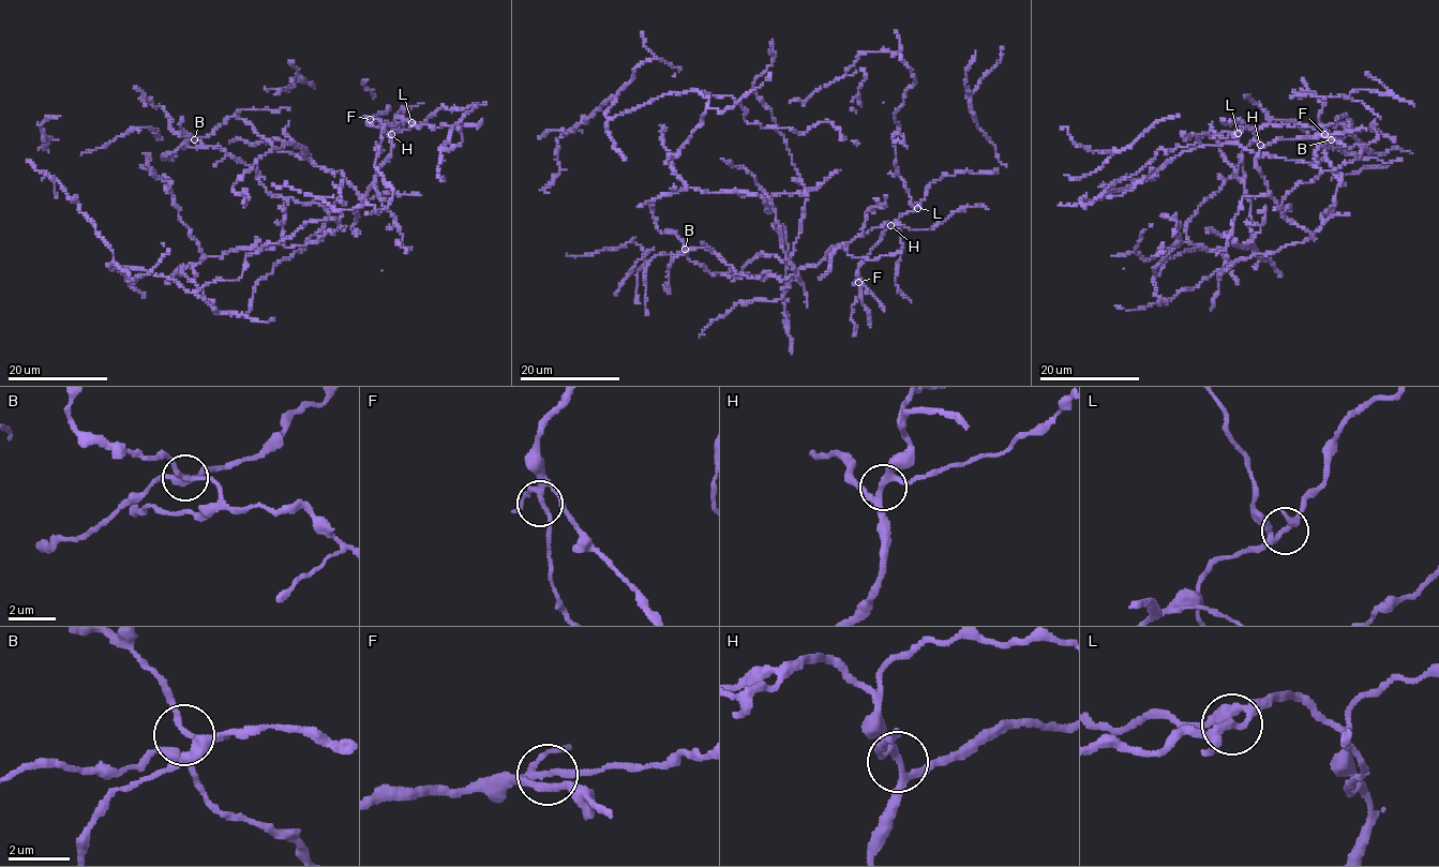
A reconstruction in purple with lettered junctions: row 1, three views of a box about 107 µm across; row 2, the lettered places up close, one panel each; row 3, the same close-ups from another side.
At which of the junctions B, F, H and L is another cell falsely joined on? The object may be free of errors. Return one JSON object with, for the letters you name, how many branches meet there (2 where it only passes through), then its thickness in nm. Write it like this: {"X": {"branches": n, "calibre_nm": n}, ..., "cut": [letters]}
{"cut": []}

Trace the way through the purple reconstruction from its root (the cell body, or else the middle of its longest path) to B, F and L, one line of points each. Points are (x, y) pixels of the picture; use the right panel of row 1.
B: (1337, 180), (1325, 157), (1324, 147), (1331, 139)
F: (1337, 180), (1324, 147), (1342, 145), (1350, 122), (1282, 207), (1256, 166), (1271, 141), (1324, 134)
L: (1337, 180), (1324, 147), (1342, 145), (1350, 122), (1282, 207), (1256, 166), (1258, 138), (1238, 133)

